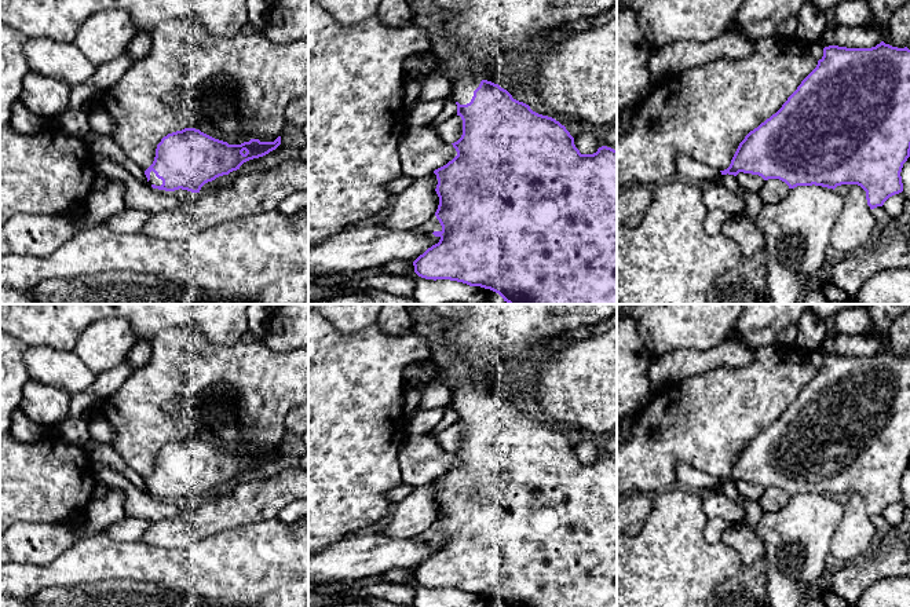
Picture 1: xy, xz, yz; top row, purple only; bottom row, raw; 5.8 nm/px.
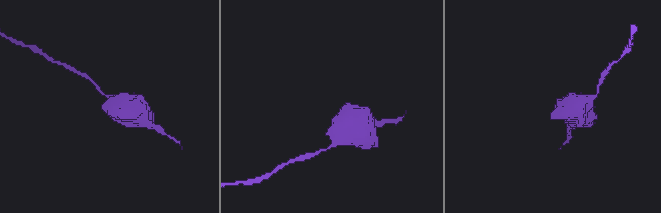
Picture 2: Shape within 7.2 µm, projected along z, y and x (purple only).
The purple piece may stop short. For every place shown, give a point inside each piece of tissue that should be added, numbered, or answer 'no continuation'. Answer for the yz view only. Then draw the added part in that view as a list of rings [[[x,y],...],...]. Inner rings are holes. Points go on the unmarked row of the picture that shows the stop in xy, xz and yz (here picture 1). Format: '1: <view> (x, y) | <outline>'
1: yz (686, 475) | [[[686,464],[676,465],[676,483],[702,494],[721,490],[721,480],[719,478],[697,471]]]

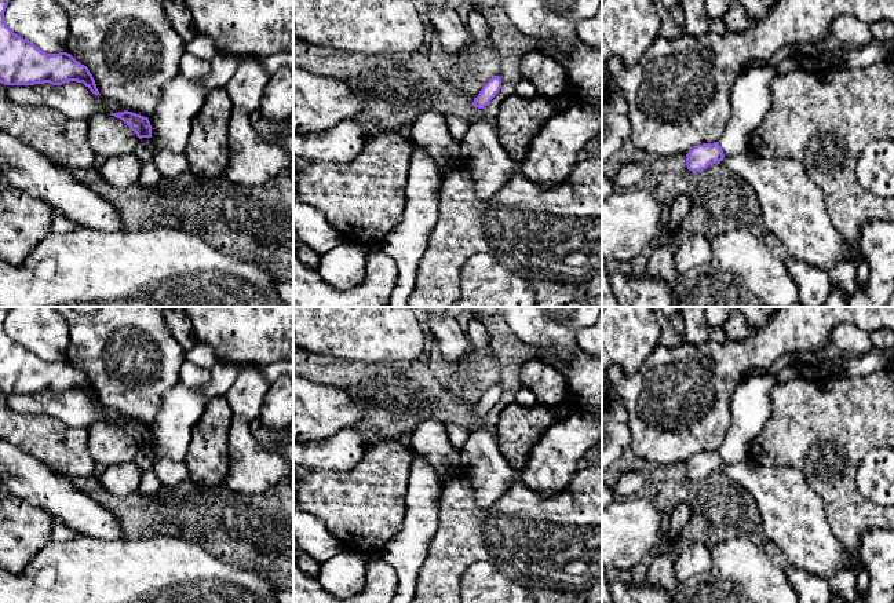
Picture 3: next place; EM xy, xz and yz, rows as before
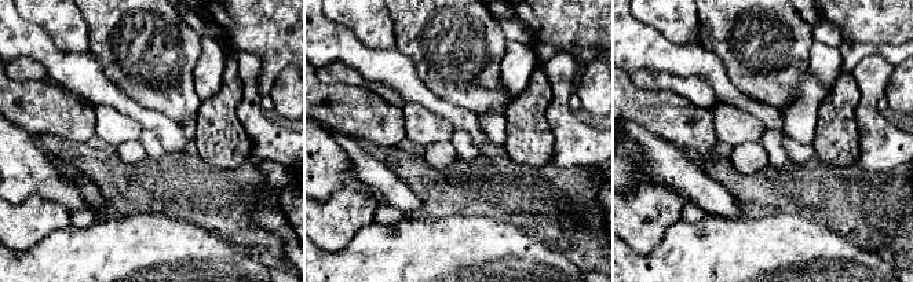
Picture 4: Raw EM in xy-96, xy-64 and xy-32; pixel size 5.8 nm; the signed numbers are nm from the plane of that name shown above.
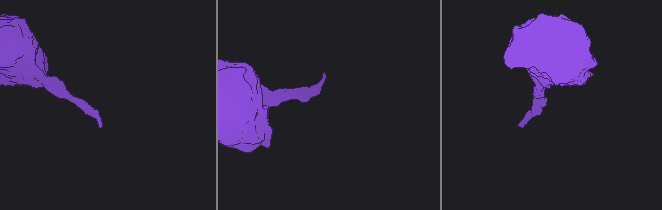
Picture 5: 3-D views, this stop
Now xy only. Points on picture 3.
no continuation

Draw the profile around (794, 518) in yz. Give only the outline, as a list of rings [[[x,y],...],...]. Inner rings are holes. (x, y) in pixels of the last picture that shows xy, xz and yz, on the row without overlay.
[[[752,456],[738,463],[726,464],[723,465],[722,471],[734,483],[744,487],[753,497],[763,522],[765,531],[781,551],[784,562],[788,562],[802,569],[803,571],[811,573],[825,580],[831,578],[842,569],[851,569],[855,573],[860,573],[865,569],[865,563],[861,559],[861,555],[849,555],[840,541],[832,533],[832,529],[827,522],[822,501],[810,489],[800,471],[788,467],[765,467],[759,464]]]

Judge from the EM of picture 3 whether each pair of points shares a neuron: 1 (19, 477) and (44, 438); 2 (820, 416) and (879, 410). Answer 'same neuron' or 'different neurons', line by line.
1: different neurons
2: same neuron

